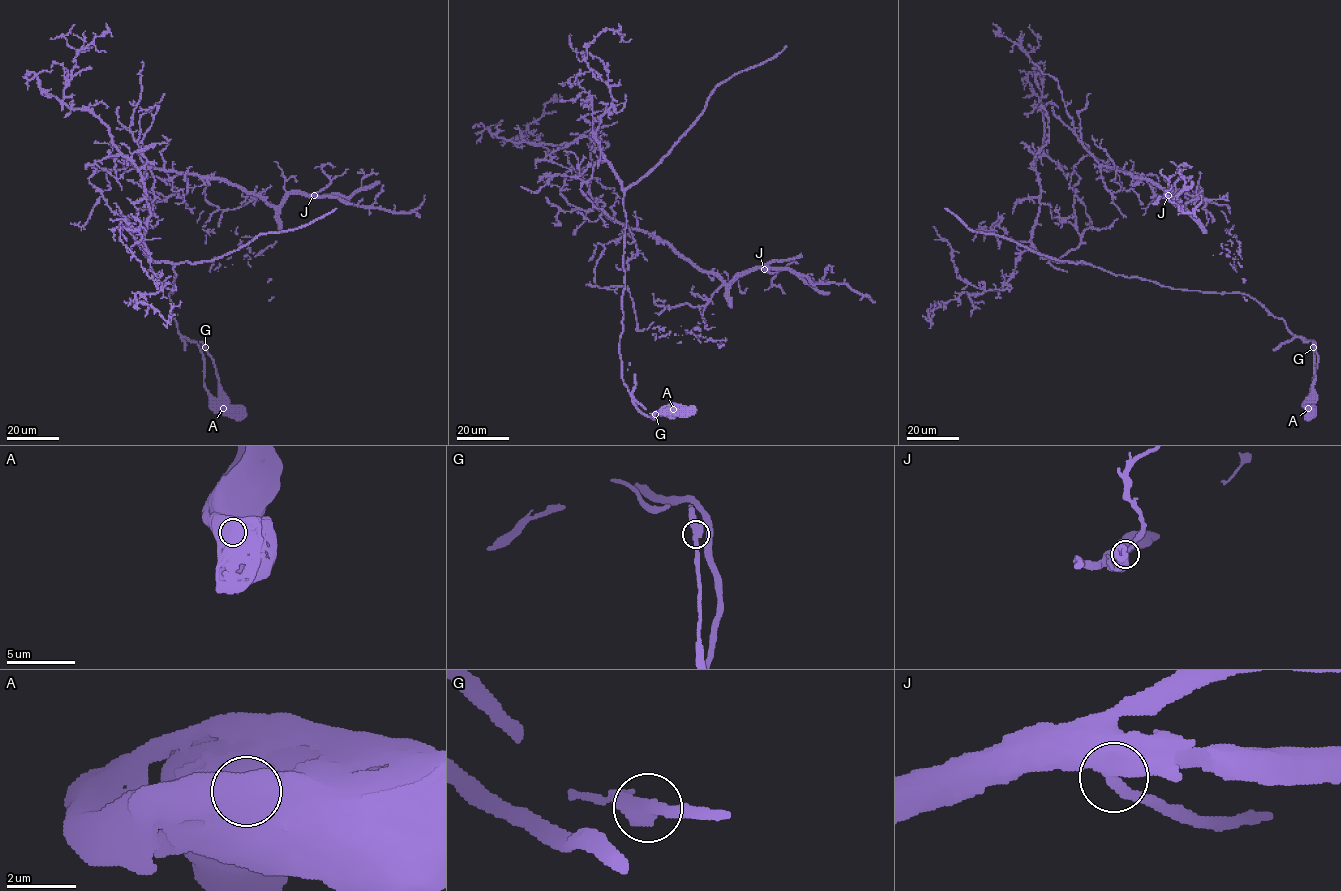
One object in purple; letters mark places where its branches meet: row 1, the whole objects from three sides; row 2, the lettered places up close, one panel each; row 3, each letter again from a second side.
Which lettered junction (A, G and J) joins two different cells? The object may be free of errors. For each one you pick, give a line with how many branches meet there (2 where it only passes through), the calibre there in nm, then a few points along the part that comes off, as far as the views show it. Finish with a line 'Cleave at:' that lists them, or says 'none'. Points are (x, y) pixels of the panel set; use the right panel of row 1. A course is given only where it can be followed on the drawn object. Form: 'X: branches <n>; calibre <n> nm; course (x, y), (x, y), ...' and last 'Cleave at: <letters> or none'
A: branches 2; calibre 1000 nm; course (1308, 409), (1314, 345), (1247, 294), (1174, 289), (1036, 250), (1041, 91), (1030, 57), (992, 23)
Cleave at: A

